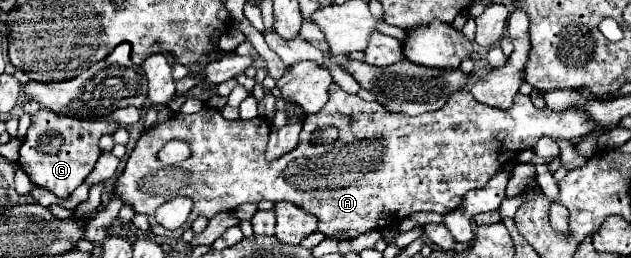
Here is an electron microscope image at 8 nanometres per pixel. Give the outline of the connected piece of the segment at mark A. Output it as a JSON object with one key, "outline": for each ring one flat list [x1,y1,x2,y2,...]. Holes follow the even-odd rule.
{"outline":[[334,86,334,88,330,88,330,100,326,102,326,106,324,106,320,112,316,112,316,114,304,116,304,128,302,128,302,132,300,132,300,144,298,144,294,150,290,150,288,154,284,154,282,158,276,158,276,160,272,160,272,162,264,158,264,154,266,154,266,144,268,144,268,134,270,134,270,124,268,124,266,118,260,118,260,116,258,116,258,118,252,118,252,120,224,120,224,118,220,116,220,112,218,112,216,108,210,108,210,106,204,106,204,108,202,108,200,112,196,112,196,114,174,114,168,122,164,122,164,124,160,124,158,128,152,128,148,134,142,134,142,136,140,136,140,140,136,142,134,152,132,152,130,158,128,158,128,164,126,164,126,168,124,168,124,174,122,174,122,176,118,178,118,182,116,182,114,192,120,194,120,196,124,198,126,204,132,204,136,212,142,212,142,214,148,216,150,228,152,228,154,234,166,236,166,238,180,238,180,236,182,236,182,230,188,230,188,228,192,226,192,222,194,222,198,216,212,218,212,216,216,216,218,212,236,210,236,208,238,208,240,204,244,204,244,202,254,202,254,204,258,204,260,200,272,200,272,202,286,200,286,202,296,204,296,206,302,208,304,212,314,214,314,216,318,218,318,232,322,232,326,238,334,238,334,240,354,240,354,238,358,238,360,234,370,232,370,230,376,230,376,228,394,228,394,226,398,226,404,218,408,218,410,214,416,214,416,212,438,212,438,214,448,214,448,212,456,210,456,208,462,204,466,192,484,188,484,186,490,182,490,178,496,176,496,172,500,170,500,166,508,164,508,160,512,160,522,148,534,148,536,142,538,142,542,136,548,136,548,138,552,138,552,140,556,140,556,142,558,142,558,140,572,140,572,138,578,138,578,136,586,136,588,132,594,132,596,128,598,128,598,126,596,126,594,122,590,122,590,118,586,118,586,114,582,114,582,110,562,110,562,112,552,112,552,110,548,110,548,108,536,110,536,108,532,106,532,102,530,102,530,96,522,96,522,94,516,94,516,96,514,96,512,108,502,110,502,108,492,108,492,106,480,104,480,102,474,100,470,92,460,90,460,92,450,94,448,100,446,100,446,104,444,104,440,110,436,110,436,112,426,112,426,114,420,114,420,116,408,116,408,114,400,114,400,112,398,112,398,114,392,114,392,112,388,112,380,102,366,102,366,100,362,100,358,94,348,94,348,92,344,92,342,88],[346,116,352,116,352,118,354,118,354,124,346,124],[322,124,332,124,332,126,336,126,336,128,340,130,340,140,338,140,336,144,332,144,332,146,320,146,320,148,314,146,314,144,310,144,310,134,312,134,314,126,322,126],[170,140,182,140,182,142,186,142,186,144,190,146,190,150,192,150,192,156,186,158,184,162,176,164,176,166,164,166,164,164,156,158,156,152,158,152,166,142,170,142],[176,196,188,196,188,198,192,198,192,200,194,200,194,208,192,208,192,214,190,214,188,222,186,222,182,228,178,228,178,230,166,230,166,228,162,228,162,226,156,222,154,212,156,212,162,204,170,202,170,200,176,198]]}

